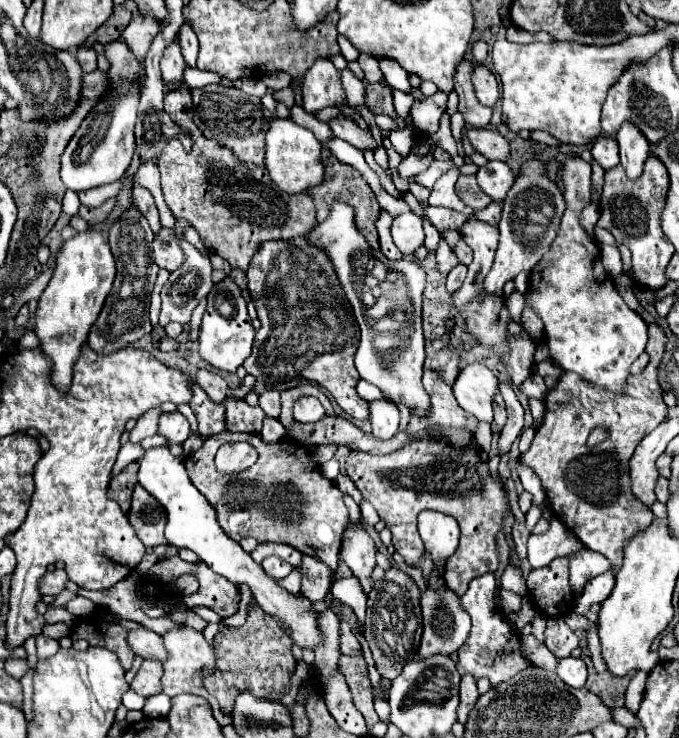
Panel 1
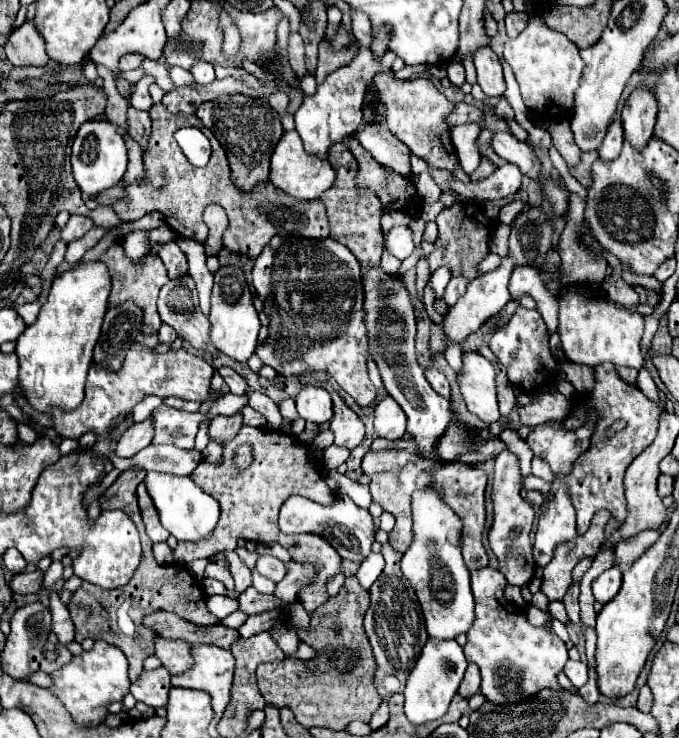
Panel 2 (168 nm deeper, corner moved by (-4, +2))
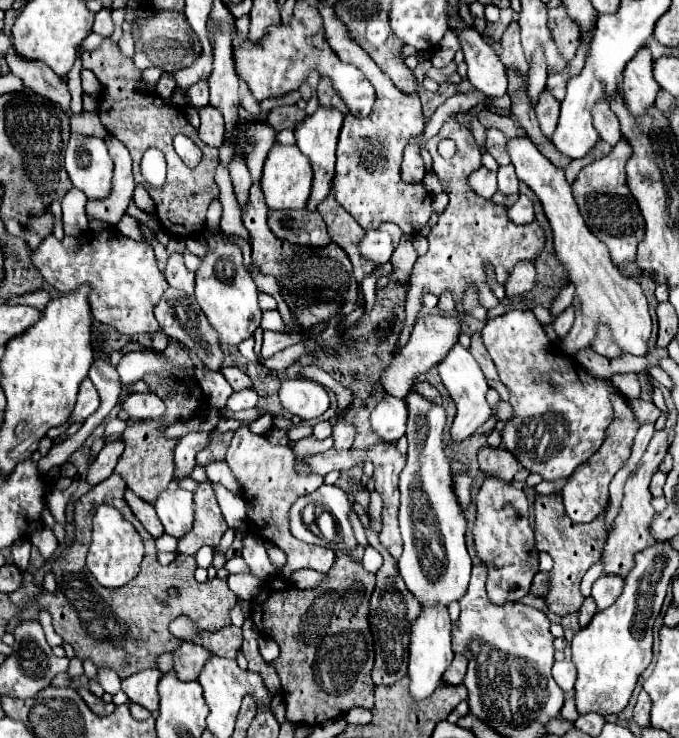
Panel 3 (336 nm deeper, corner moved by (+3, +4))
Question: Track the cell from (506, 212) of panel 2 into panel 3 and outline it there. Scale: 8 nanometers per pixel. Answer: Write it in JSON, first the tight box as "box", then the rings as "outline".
{"box":[509,195,535,225],"outline":[[[519,195],[519,201],[509,209],[509,219],[517,225],[527,225],[535,219],[535,213],[533,213],[533,203],[527,195]]]}

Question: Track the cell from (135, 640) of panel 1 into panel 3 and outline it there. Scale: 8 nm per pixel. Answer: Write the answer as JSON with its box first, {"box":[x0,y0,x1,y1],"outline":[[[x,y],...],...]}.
{"box":[175,643,211,681],"outline":[[[183,643],[175,651],[175,671],[179,679],[183,681],[195,681],[199,677],[199,671],[203,671],[203,663],[211,657],[211,651],[205,647],[199,647],[197,643]]]}

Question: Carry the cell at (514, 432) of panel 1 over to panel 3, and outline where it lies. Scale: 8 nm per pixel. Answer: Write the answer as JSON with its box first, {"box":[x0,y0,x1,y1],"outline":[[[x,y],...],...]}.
{"box":[473,477,539,605],"outline":[[[487,477],[485,483],[481,485],[477,499],[477,515],[475,515],[475,527],[473,527],[473,539],[475,539],[475,551],[477,557],[487,565],[487,595],[491,599],[491,603],[501,605],[501,603],[509,603],[509,601],[519,601],[521,597],[525,597],[529,593],[531,581],[539,571],[539,551],[535,547],[535,535],[533,529],[529,525],[529,503],[527,497],[521,489],[511,487],[509,483],[495,479],[495,477]]]}

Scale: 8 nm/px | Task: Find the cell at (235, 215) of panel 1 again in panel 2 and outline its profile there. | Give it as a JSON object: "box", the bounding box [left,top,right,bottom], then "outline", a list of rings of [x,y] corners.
{"box":[110,103,328,259],"outline":[[[156,103],[150,109],[152,117],[152,135],[150,143],[144,155],[144,183],[134,183],[126,187],[126,197],[122,201],[112,203],[110,207],[122,221],[136,221],[152,211],[160,211],[166,217],[166,223],[180,233],[182,237],[194,239],[198,243],[206,243],[208,239],[208,227],[202,221],[202,211],[218,203],[224,207],[230,225],[228,231],[222,235],[222,245],[230,251],[236,251],[240,255],[246,255],[248,259],[256,259],[264,245],[274,235],[300,235],[310,239],[324,239],[328,237],[328,221],[326,221],[326,209],[322,201],[294,201],[288,193],[282,193],[274,187],[274,183],[268,179],[260,185],[256,185],[252,191],[240,191],[230,177],[230,165],[226,161],[226,153],[218,139],[212,137],[212,157],[210,163],[204,169],[196,169],[182,149],[178,147],[174,139],[174,131],[186,125],[200,127],[204,131],[202,121],[192,113],[170,113],[162,103]]]}

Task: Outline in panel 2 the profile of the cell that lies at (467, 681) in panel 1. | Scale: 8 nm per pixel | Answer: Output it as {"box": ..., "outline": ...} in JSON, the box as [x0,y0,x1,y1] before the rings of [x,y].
{"box":[458,663,480,699],"outline":[[[468,663],[468,669],[466,669],[466,675],[464,675],[462,685],[458,689],[458,695],[464,697],[464,699],[470,699],[478,691],[480,691],[480,673],[478,673],[478,667],[474,663]]]}

